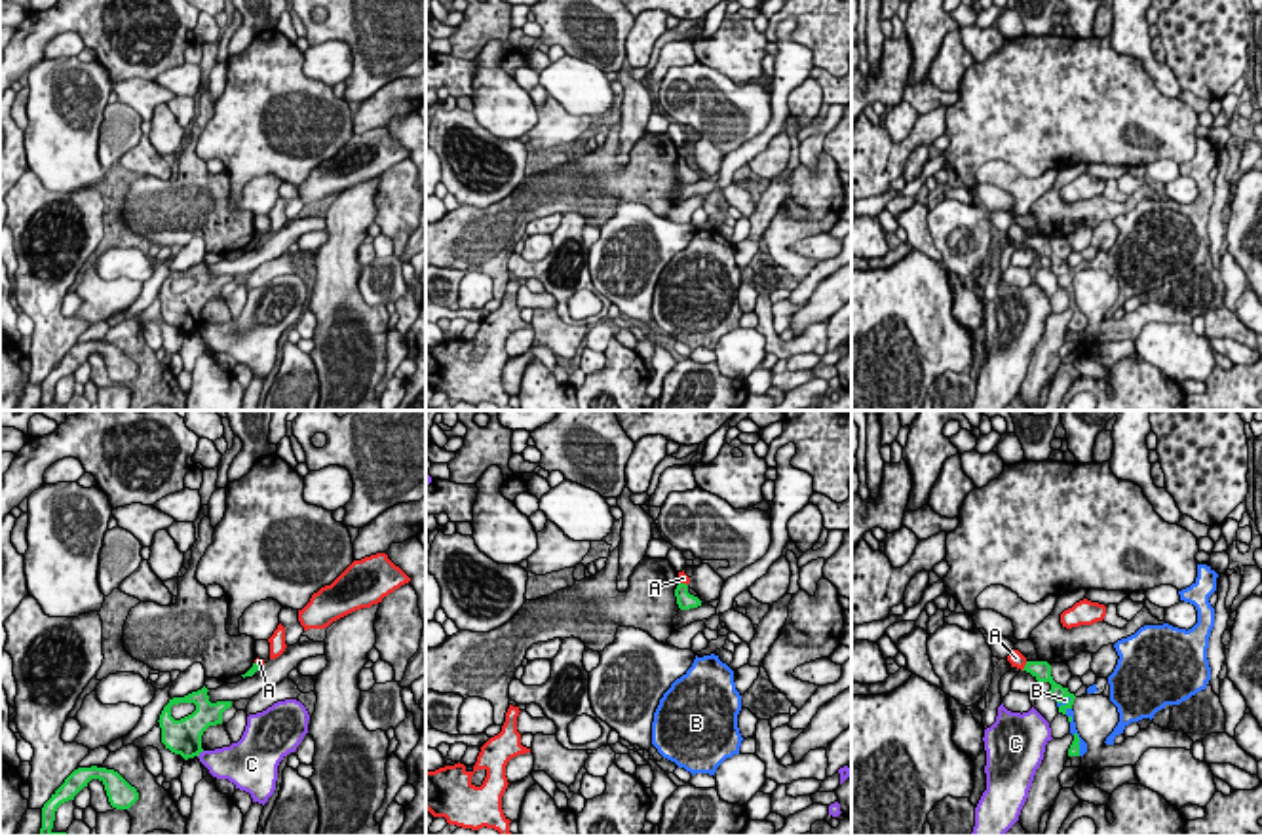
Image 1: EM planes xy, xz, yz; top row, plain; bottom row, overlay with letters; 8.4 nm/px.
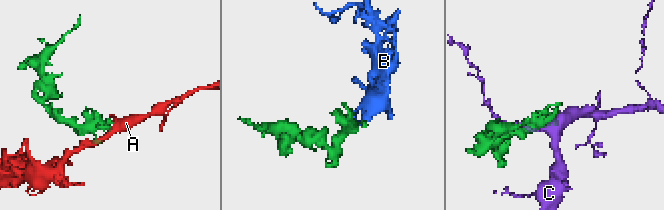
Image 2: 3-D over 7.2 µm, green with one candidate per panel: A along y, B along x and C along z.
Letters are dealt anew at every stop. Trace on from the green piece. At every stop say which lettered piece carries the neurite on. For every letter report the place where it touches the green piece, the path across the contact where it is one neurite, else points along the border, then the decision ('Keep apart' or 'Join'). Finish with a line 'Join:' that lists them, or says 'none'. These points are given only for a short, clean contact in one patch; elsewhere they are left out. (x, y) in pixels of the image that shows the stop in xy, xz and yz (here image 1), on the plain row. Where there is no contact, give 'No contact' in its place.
A: Touches green at yz (1025, 240). Boundary: yz (1027, 236), (1021, 244). Keep apart
B: Touches green at yz (1067, 282). Join
C: Touches green at xy (198, 329). Boundary: xy (204, 325), (198, 331). Keep apart
Join: B

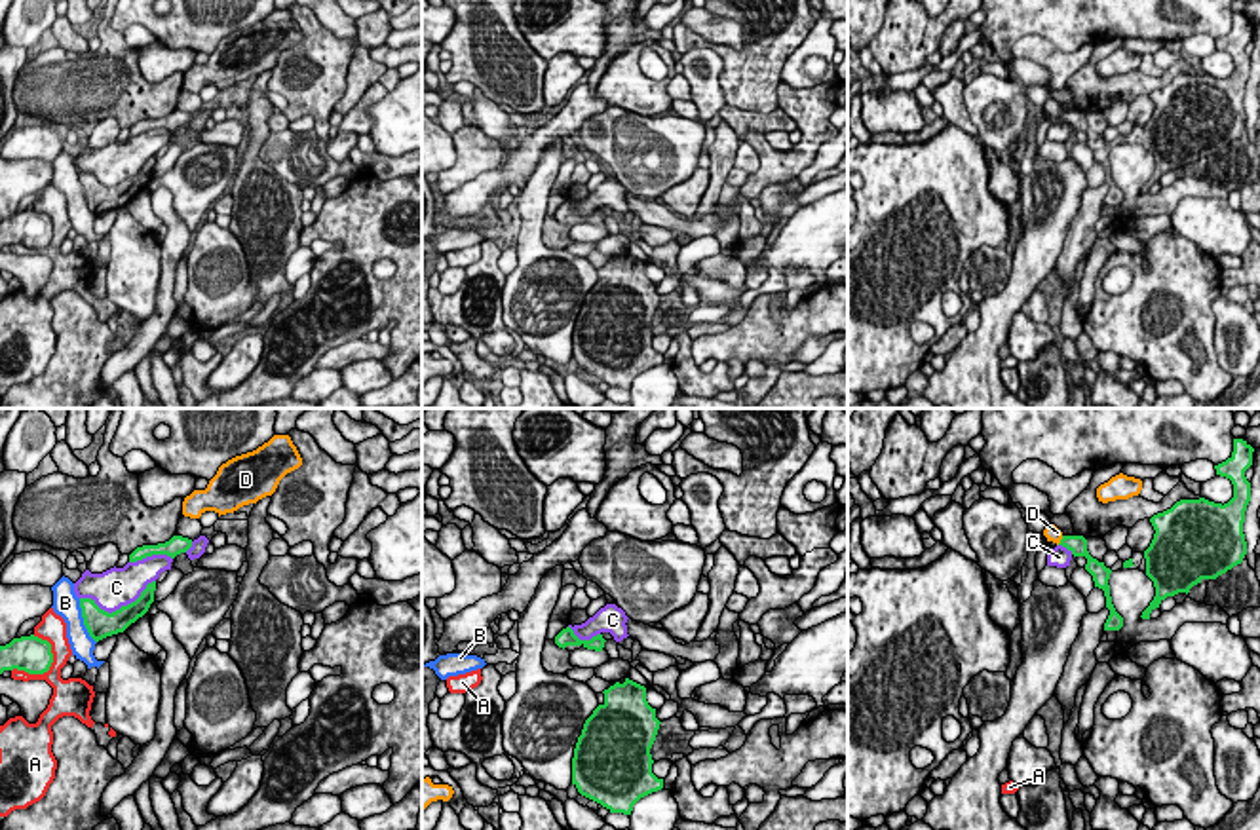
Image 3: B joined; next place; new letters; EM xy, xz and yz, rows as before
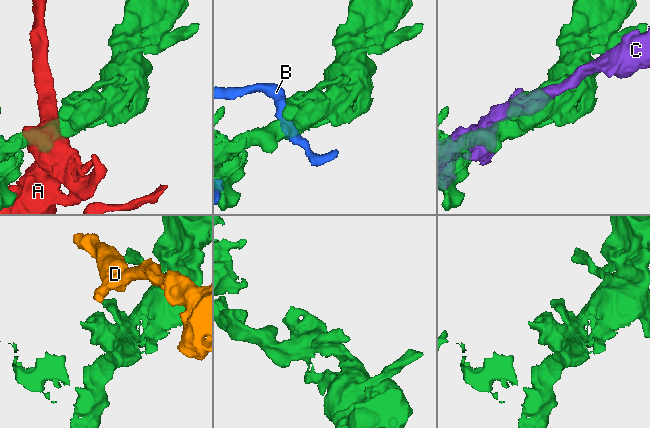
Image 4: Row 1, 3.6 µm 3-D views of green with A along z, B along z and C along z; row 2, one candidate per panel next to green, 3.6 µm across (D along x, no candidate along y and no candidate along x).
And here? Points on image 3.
A: Touches green at xy (42, 247). Keep apart
B: Touches green at xy (84, 196). Keep apart
C: Touches green at xy (120, 183). Keep apart
D: Touches green at yz (1061, 114). Boundary: yz (1063, 111), (1057, 118). Keep apart
Join: none

